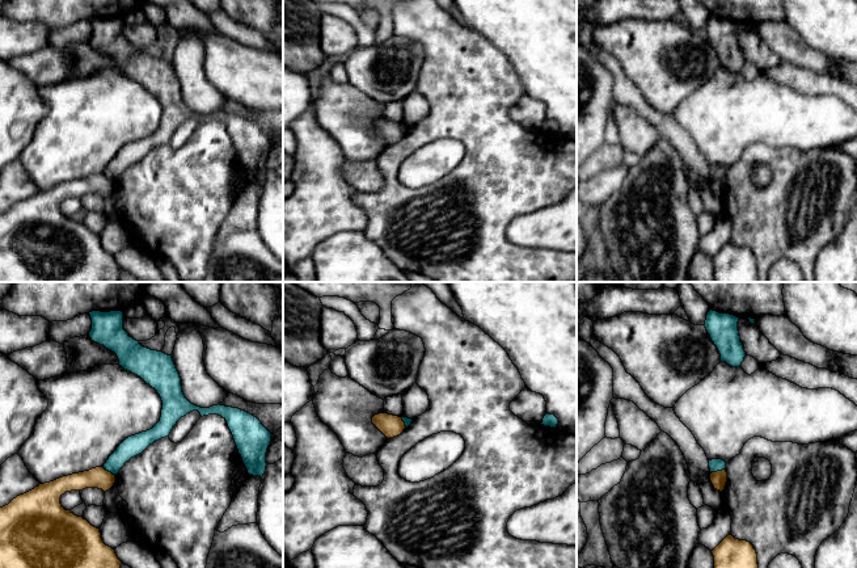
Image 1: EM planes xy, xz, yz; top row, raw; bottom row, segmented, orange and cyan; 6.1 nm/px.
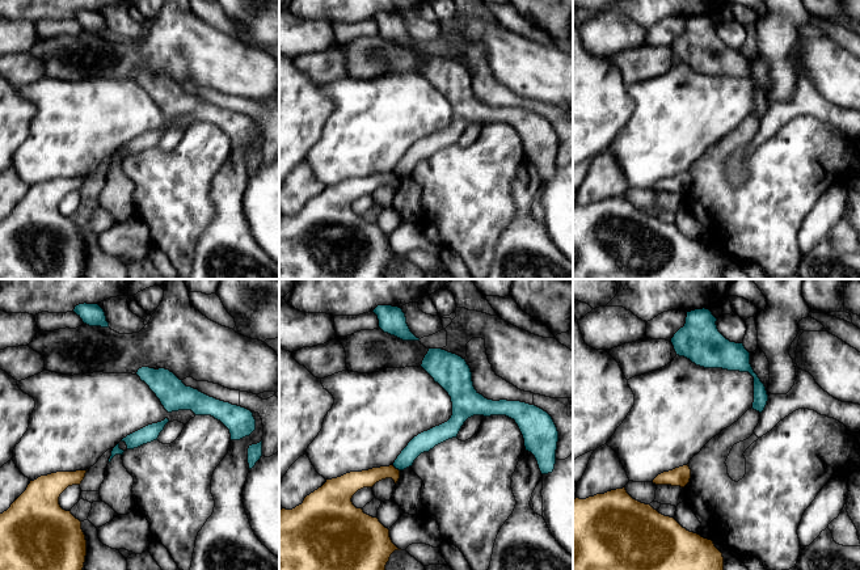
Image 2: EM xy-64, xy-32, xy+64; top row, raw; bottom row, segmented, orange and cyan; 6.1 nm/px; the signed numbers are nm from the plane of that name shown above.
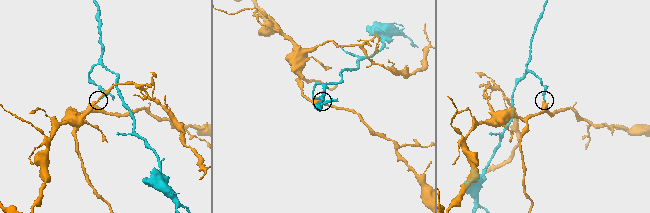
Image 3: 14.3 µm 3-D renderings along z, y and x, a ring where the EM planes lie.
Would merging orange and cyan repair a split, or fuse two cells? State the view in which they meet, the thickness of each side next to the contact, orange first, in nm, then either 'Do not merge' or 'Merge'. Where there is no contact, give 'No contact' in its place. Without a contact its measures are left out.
Touches orange in yz. Thickness 100 nm (orange) against 80 nm. Do not merge

